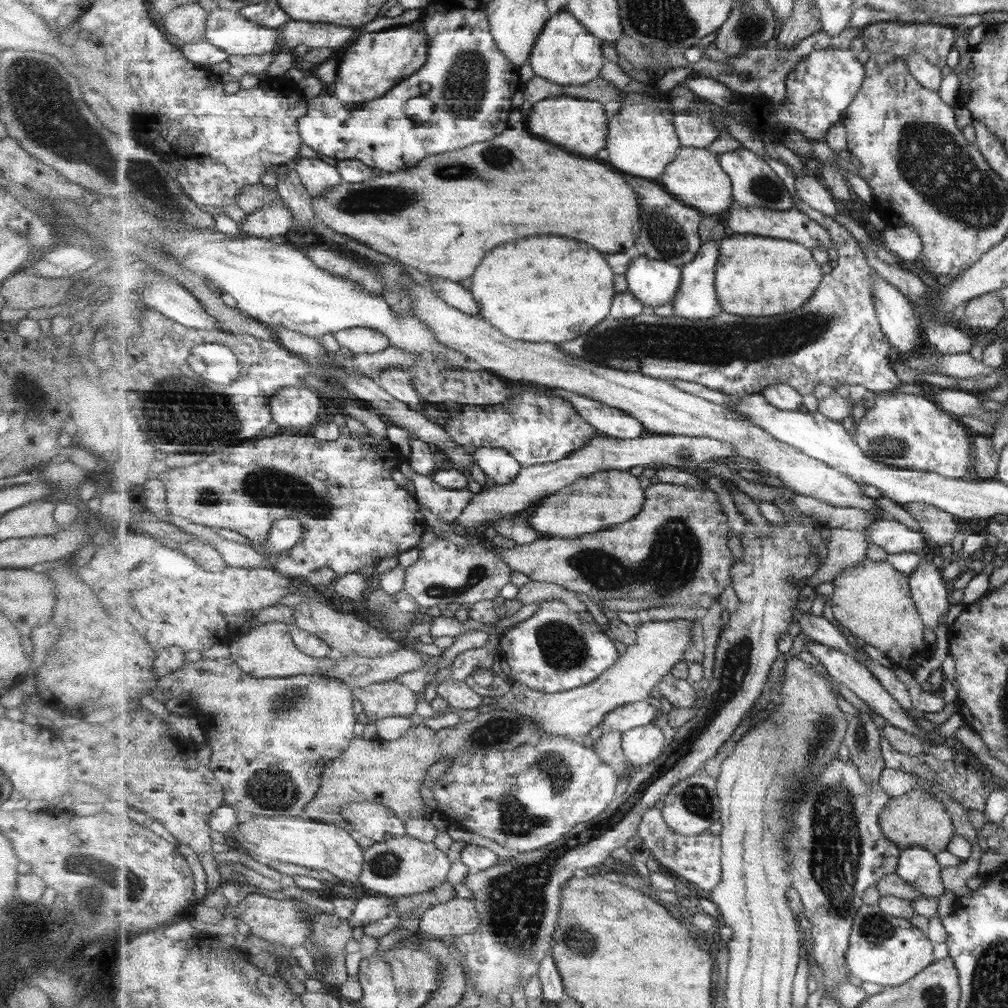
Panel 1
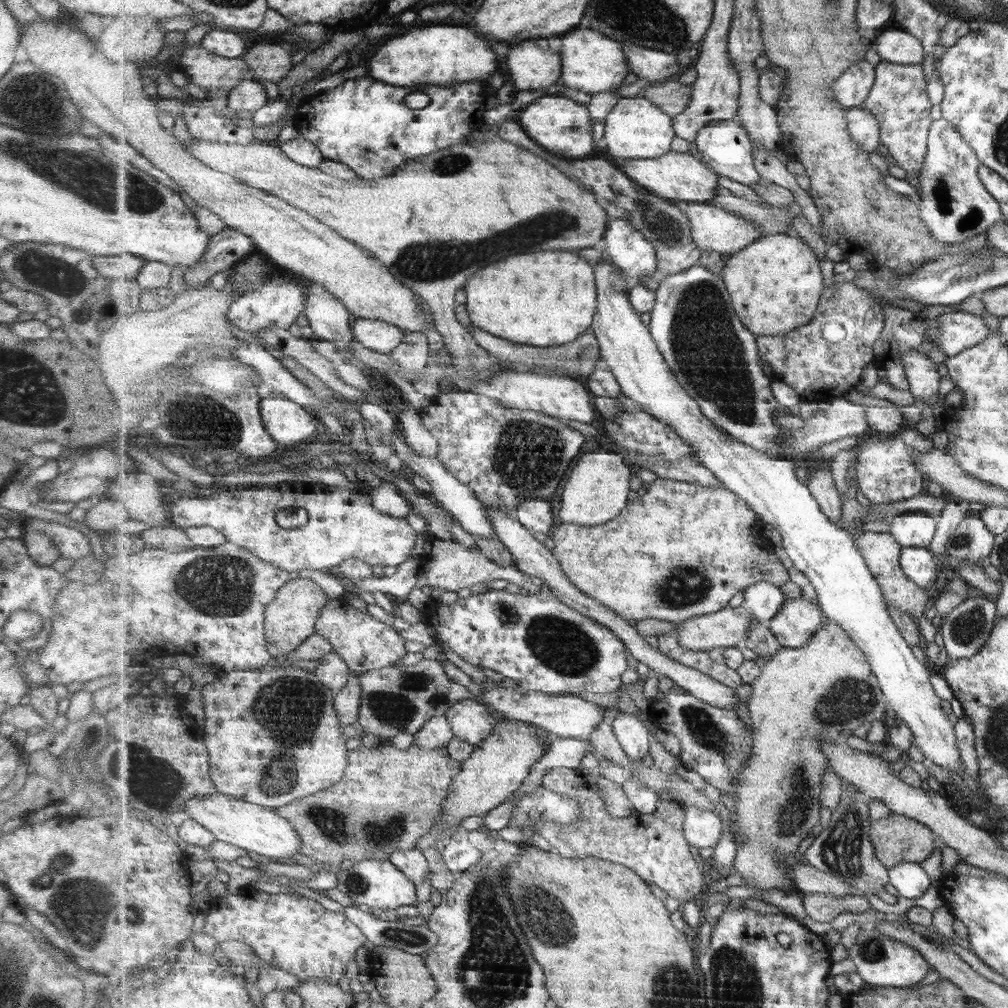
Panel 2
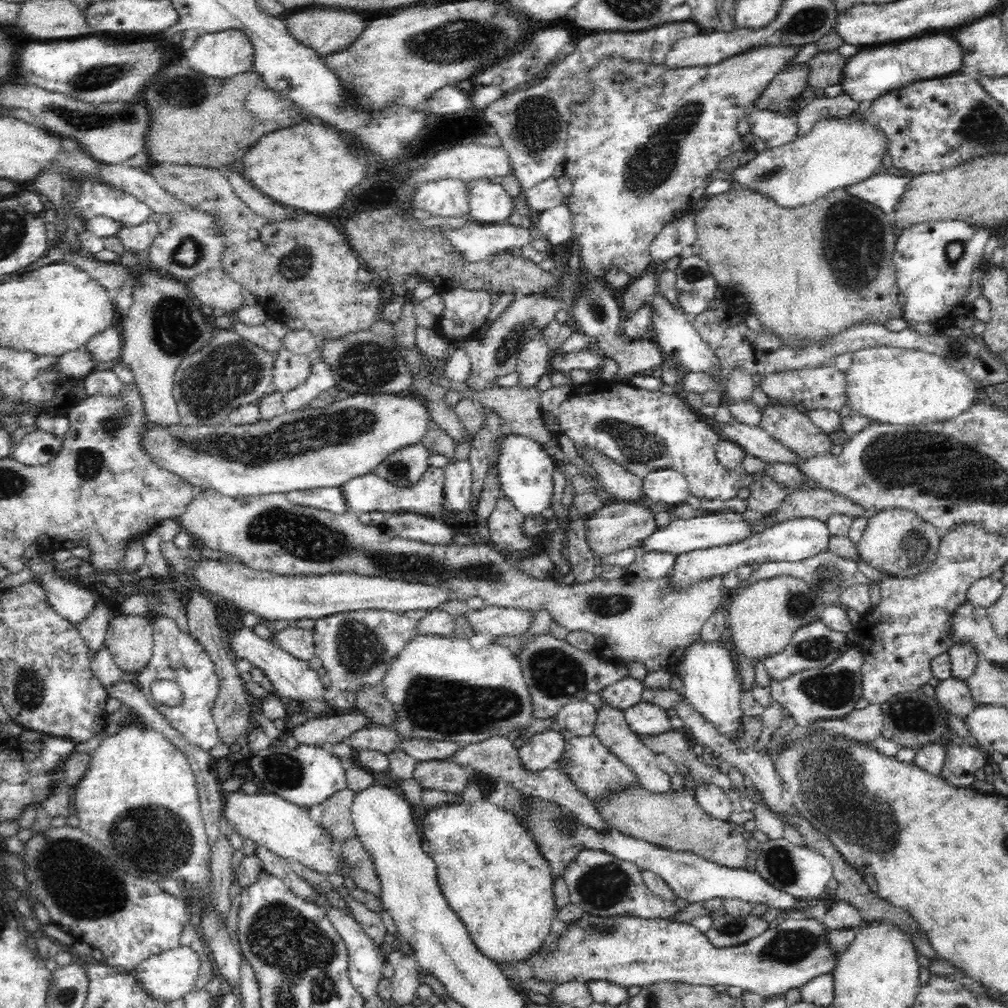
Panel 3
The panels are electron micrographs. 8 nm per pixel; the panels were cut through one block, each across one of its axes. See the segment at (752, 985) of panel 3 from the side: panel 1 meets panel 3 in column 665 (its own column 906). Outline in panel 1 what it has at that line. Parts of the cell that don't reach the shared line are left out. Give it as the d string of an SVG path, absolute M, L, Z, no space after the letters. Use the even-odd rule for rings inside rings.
M863 905L855 915L855 922L851 932L851 947L847 954L847 965L852 974L863 982L873 982L884 987L901 986L912 978L922 973L929 965L933 964L935 956L935 943L927 936L924 930L916 927L914 923L906 918L899 918L880 910L877 905Z

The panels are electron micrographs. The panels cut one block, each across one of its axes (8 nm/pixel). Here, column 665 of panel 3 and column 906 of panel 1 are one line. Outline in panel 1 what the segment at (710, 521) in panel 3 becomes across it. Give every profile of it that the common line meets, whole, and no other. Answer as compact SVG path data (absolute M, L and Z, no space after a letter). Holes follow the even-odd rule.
M877 519L863 531L869 544L881 546L887 554L920 553L925 548L927 541L921 530L911 530L909 526L905 526L895 519Z

